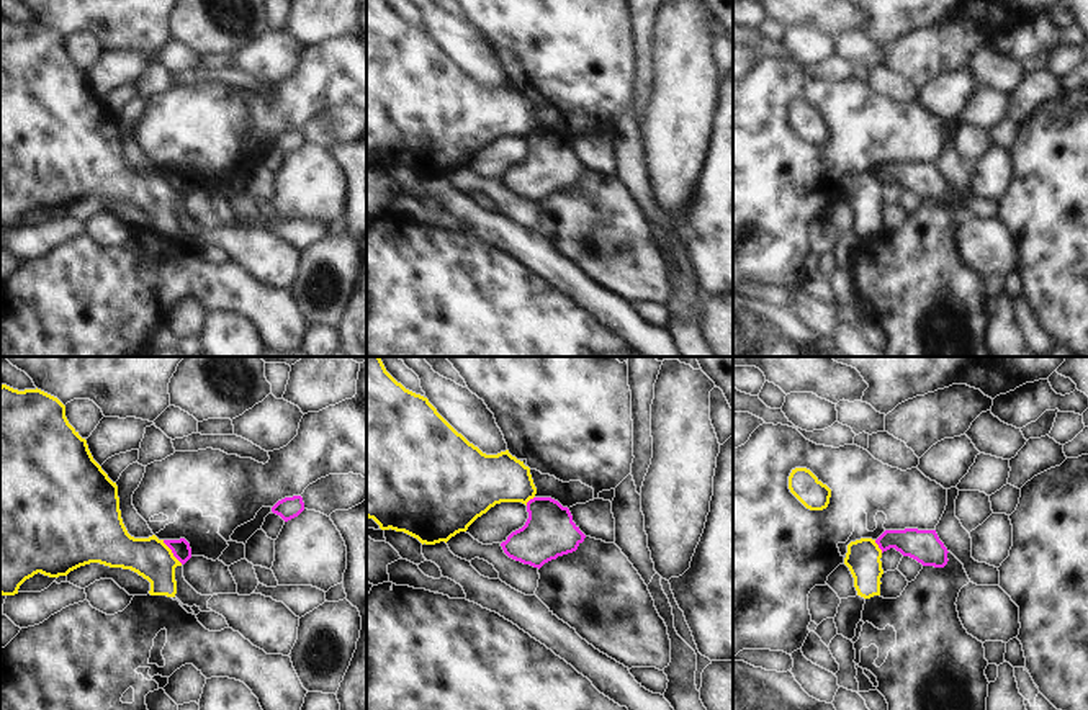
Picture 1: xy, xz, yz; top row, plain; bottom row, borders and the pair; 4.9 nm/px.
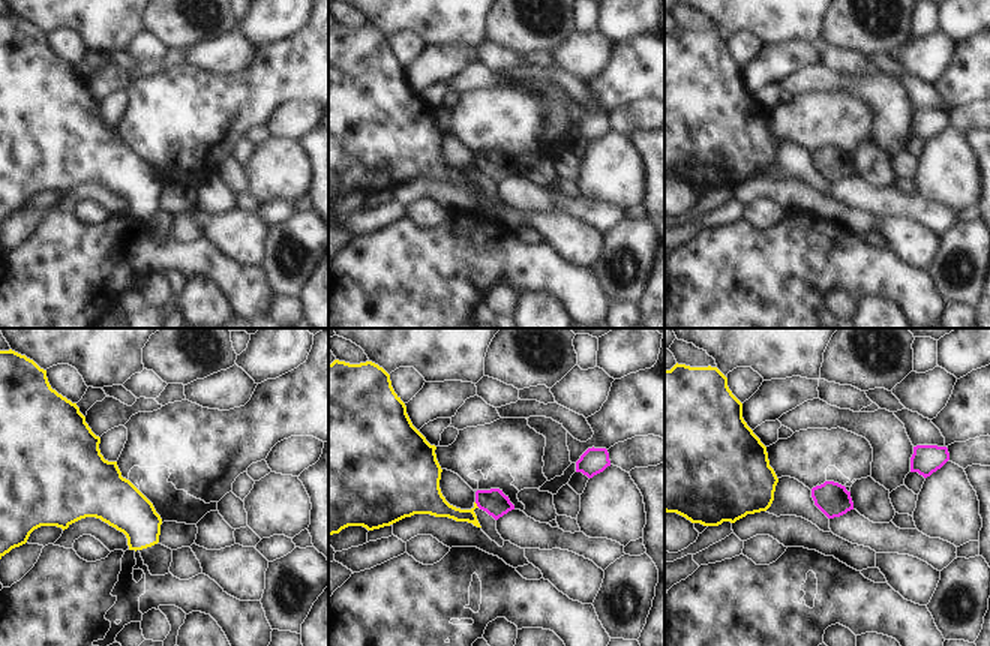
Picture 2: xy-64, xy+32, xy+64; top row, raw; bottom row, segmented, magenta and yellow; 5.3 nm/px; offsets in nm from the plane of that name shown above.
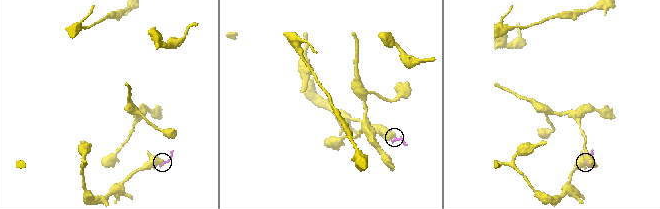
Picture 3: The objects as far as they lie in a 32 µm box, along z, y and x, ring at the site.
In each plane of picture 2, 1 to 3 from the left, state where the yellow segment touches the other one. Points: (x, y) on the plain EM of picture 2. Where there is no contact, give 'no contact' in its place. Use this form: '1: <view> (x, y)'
1: no contact
2: xy+32 (477, 170)
3: no contact

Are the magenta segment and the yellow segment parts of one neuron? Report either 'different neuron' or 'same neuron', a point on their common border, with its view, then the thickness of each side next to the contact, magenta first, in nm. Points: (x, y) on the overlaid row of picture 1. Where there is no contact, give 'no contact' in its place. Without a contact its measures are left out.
different neuron; meets magenta in xy at (172, 552); 90 nm thick on the magenta side, 200 nm on the other

